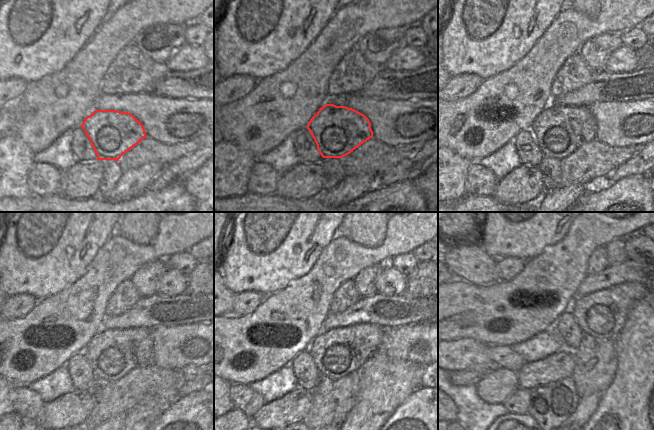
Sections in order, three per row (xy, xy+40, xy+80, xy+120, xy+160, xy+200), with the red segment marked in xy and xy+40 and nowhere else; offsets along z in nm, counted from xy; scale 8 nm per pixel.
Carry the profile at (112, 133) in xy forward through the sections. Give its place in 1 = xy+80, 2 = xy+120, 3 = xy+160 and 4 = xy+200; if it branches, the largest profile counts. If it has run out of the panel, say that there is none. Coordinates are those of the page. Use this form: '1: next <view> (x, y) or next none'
1: next xy+80 (566, 124)
2: next xy+120 (124, 343)
3: next xy+160 (349, 339)
4: next xy+200 (597, 315)

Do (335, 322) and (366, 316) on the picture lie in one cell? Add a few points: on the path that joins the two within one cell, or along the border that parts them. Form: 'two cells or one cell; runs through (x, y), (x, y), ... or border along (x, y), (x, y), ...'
one cell; runs through (343, 322), (358, 320)

